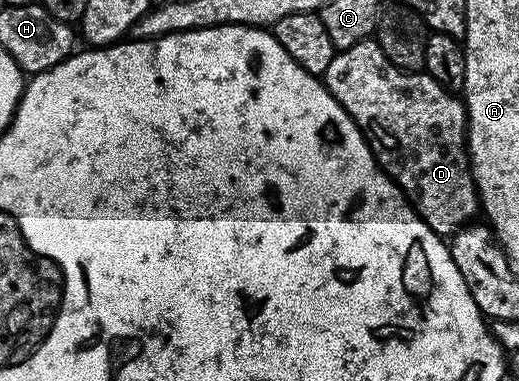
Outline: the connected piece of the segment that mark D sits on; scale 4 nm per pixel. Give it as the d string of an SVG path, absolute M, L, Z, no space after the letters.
M375 39L339 50L330 67L326 67L322 80L362 131L381 169L396 182L416 214L439 237L451 238L457 229L475 218L472 216L480 209L480 199L472 178L472 163L468 160L468 115L457 94L442 88L423 71L399 69L390 63Z

